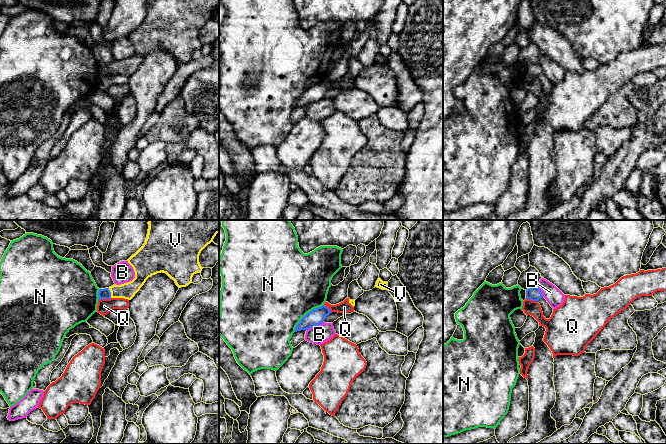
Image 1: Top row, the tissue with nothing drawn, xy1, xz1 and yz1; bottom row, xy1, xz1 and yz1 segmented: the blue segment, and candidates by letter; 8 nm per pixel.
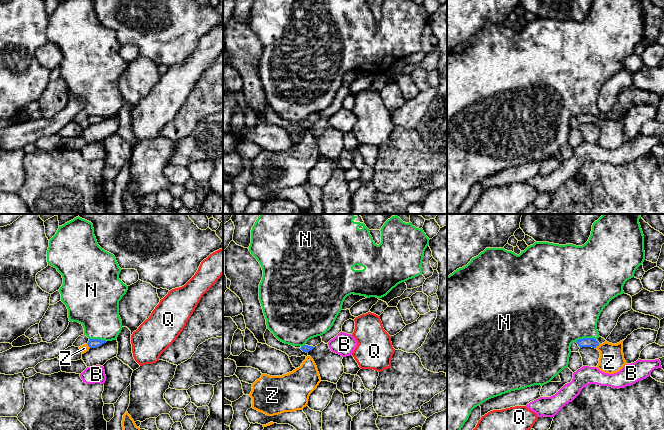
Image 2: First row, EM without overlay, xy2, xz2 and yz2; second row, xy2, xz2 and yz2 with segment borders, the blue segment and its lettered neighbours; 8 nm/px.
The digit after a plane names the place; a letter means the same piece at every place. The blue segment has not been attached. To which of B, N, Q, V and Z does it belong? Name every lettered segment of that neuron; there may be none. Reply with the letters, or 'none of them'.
V

